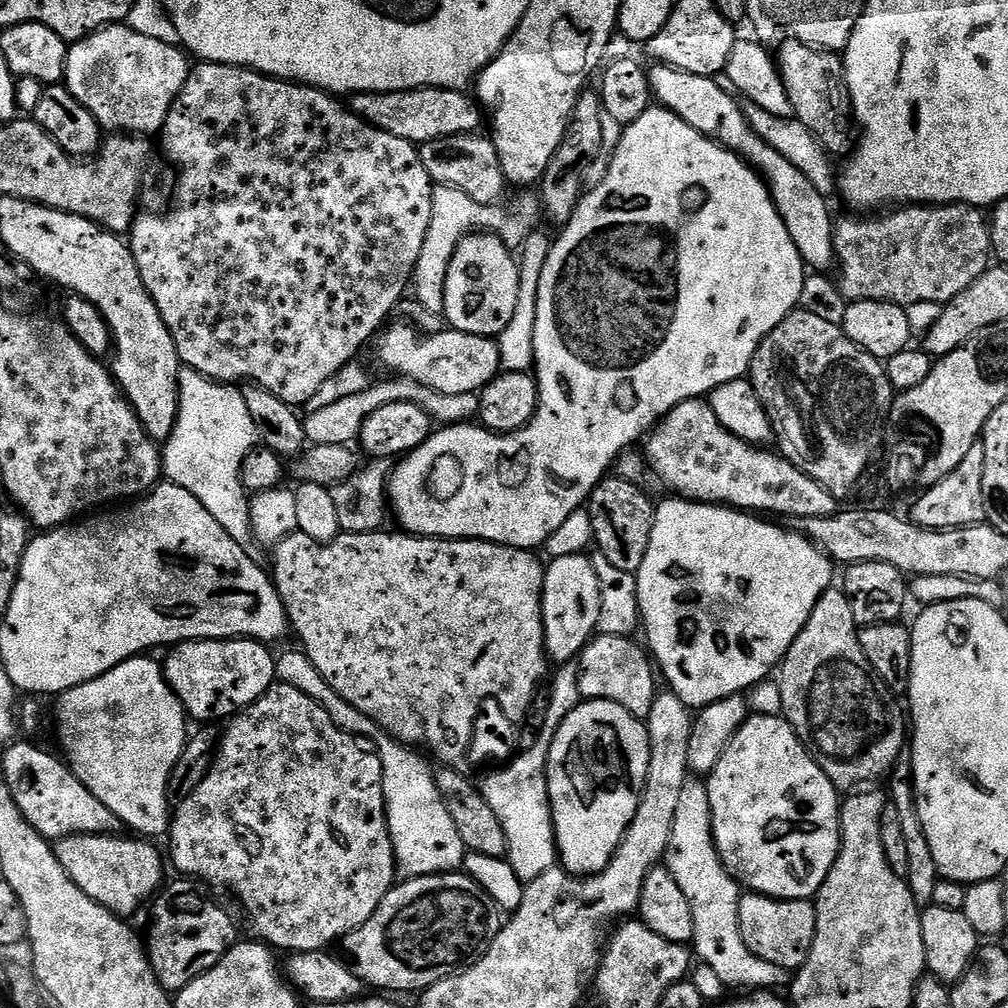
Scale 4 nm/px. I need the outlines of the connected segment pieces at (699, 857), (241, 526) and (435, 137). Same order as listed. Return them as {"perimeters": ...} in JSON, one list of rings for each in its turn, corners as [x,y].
{"perimeters":[[[[690,778],[682,790],[682,799],[674,814],[666,866],[670,874],[674,874],[674,882],[678,882],[682,894],[690,898],[690,910],[694,910],[692,944],[700,964],[710,966],[710,970],[714,970],[729,989],[780,990],[776,988],[787,989],[791,985],[793,973],[789,969],[762,962],[762,958],[754,955],[742,938],[738,918],[742,888],[720,861],[712,826],[712,794],[709,785],[699,779]]],[[[181,367],[180,370],[180,401],[178,402],[178,414],[172,436],[162,448],[162,472],[167,483],[182,486],[182,490],[190,490],[210,515],[250,554],[255,564],[263,565],[265,549],[257,544],[256,536],[252,532],[248,505],[249,493],[244,487],[240,471],[244,465],[244,459],[254,451],[258,444],[256,423],[250,418],[250,410],[246,410],[246,398],[242,398],[240,388],[231,384],[209,380],[208,377],[198,374],[193,368]]],[[[411,88],[405,92],[357,92],[351,97],[350,108],[378,130],[386,130],[386,134],[394,134],[394,138],[402,138],[417,146],[423,144],[432,146],[452,136],[470,135],[480,128],[478,126],[480,112],[482,113],[481,105],[471,95],[468,97],[468,94],[467,91],[454,88]]]]}

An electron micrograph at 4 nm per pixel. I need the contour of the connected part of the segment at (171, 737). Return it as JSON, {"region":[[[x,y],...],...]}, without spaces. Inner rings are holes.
{"region":[[[144,654],[133,656],[114,666],[114,670],[90,682],[82,682],[82,686],[61,692],[55,701],[56,732],[64,747],[63,759],[82,782],[82,786],[86,786],[86,790],[90,790],[90,794],[94,794],[102,806],[107,806],[125,829],[133,828],[136,831],[133,833],[144,838],[156,838],[152,836],[160,836],[163,832],[165,835],[170,828],[168,783],[190,739],[190,720],[182,702],[168,685],[163,667],[148,659],[152,658]]]}

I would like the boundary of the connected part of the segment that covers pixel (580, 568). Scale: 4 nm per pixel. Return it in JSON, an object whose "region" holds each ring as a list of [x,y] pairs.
{"region":[[[581,554],[570,557],[558,557],[553,559],[551,563],[544,569],[544,589],[542,590],[542,614],[544,615],[544,645],[548,647],[548,659],[555,662],[557,665],[568,666],[573,663],[583,652],[584,647],[588,645],[589,640],[597,635],[600,626],[600,615],[602,614],[602,594],[600,593],[600,582],[598,574],[595,572],[595,566],[587,555]]]}

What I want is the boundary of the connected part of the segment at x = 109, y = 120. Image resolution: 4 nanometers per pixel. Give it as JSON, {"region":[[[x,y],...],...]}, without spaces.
{"region":[[[124,22],[110,24],[107,28],[91,32],[85,40],[75,41],[69,47],[63,83],[68,92],[74,94],[78,102],[82,102],[82,106],[94,113],[101,125],[113,124],[116,127],[113,129],[124,134],[159,133],[188,77],[190,63],[187,59],[189,57],[175,44],[158,42],[158,38],[146,38],[146,34],[138,34],[138,30],[128,27]]]}

